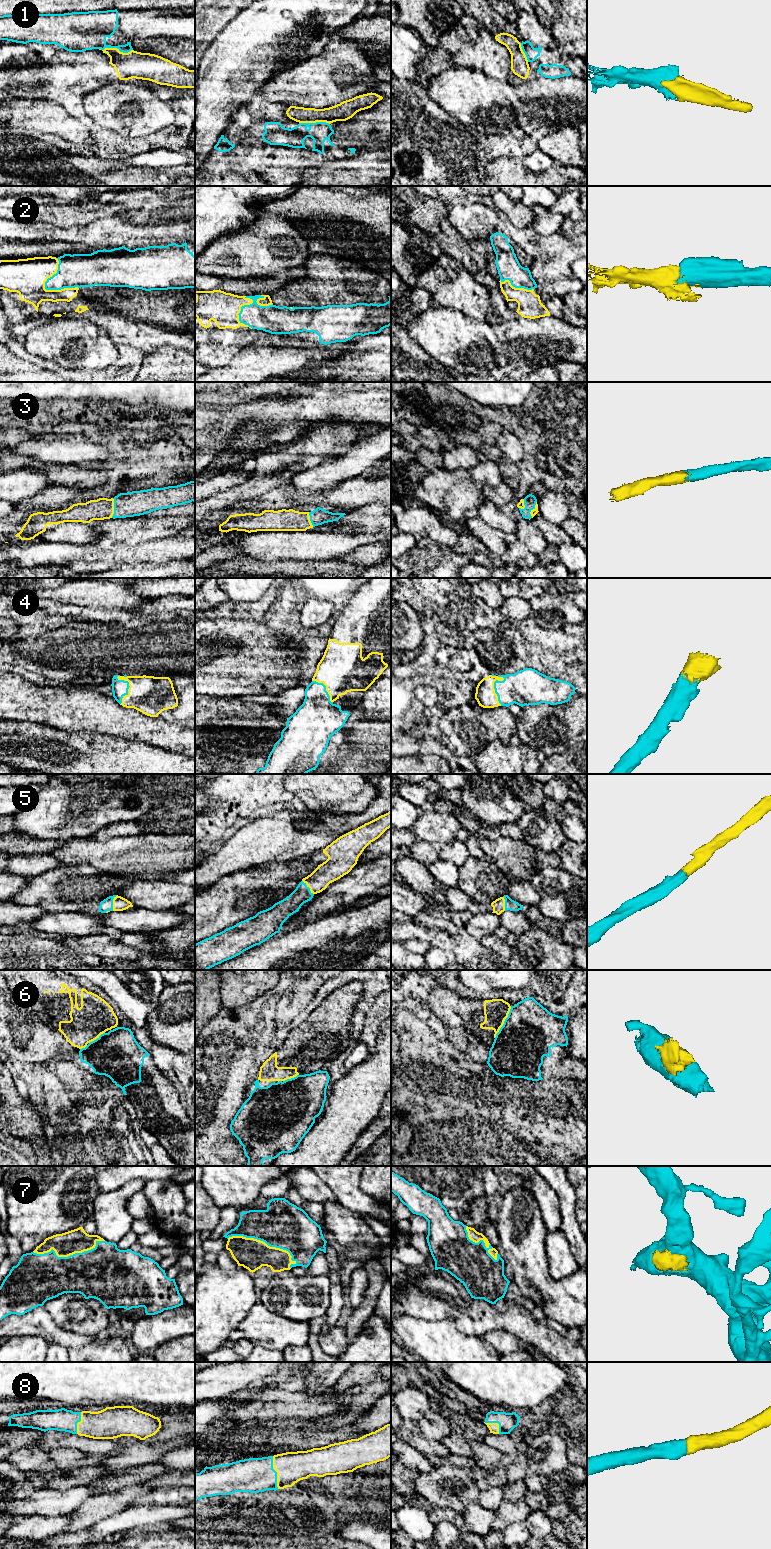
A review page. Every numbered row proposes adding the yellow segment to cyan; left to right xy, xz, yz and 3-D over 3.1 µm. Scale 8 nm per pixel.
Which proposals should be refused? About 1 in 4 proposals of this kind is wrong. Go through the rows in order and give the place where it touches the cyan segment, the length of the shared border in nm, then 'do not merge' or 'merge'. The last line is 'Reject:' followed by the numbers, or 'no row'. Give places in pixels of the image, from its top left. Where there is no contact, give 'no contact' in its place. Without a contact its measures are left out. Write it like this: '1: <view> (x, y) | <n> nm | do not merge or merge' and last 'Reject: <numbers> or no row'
1: xy (116, 47) | 280 nm | do not merge
2: xy (46, 289) | 300 nm | merge
3: xy (114, 508) | 160 nm | merge
4: xy (129, 686) | 240 nm | merge
5: xy (112, 903) | 130 nm | merge
6: yz (504, 1022) | 280 nm | merge
7: xz (264, 1241) | 600 nm | merge
8: xz (276, 1472) | 260 nm | merge
Reject: 1

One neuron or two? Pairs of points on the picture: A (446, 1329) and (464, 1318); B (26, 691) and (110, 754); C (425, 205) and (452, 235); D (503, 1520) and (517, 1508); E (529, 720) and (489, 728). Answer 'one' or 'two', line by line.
A: two
B: two
C: one
D: one
E: two

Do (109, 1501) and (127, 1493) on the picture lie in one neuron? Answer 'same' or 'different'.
same

